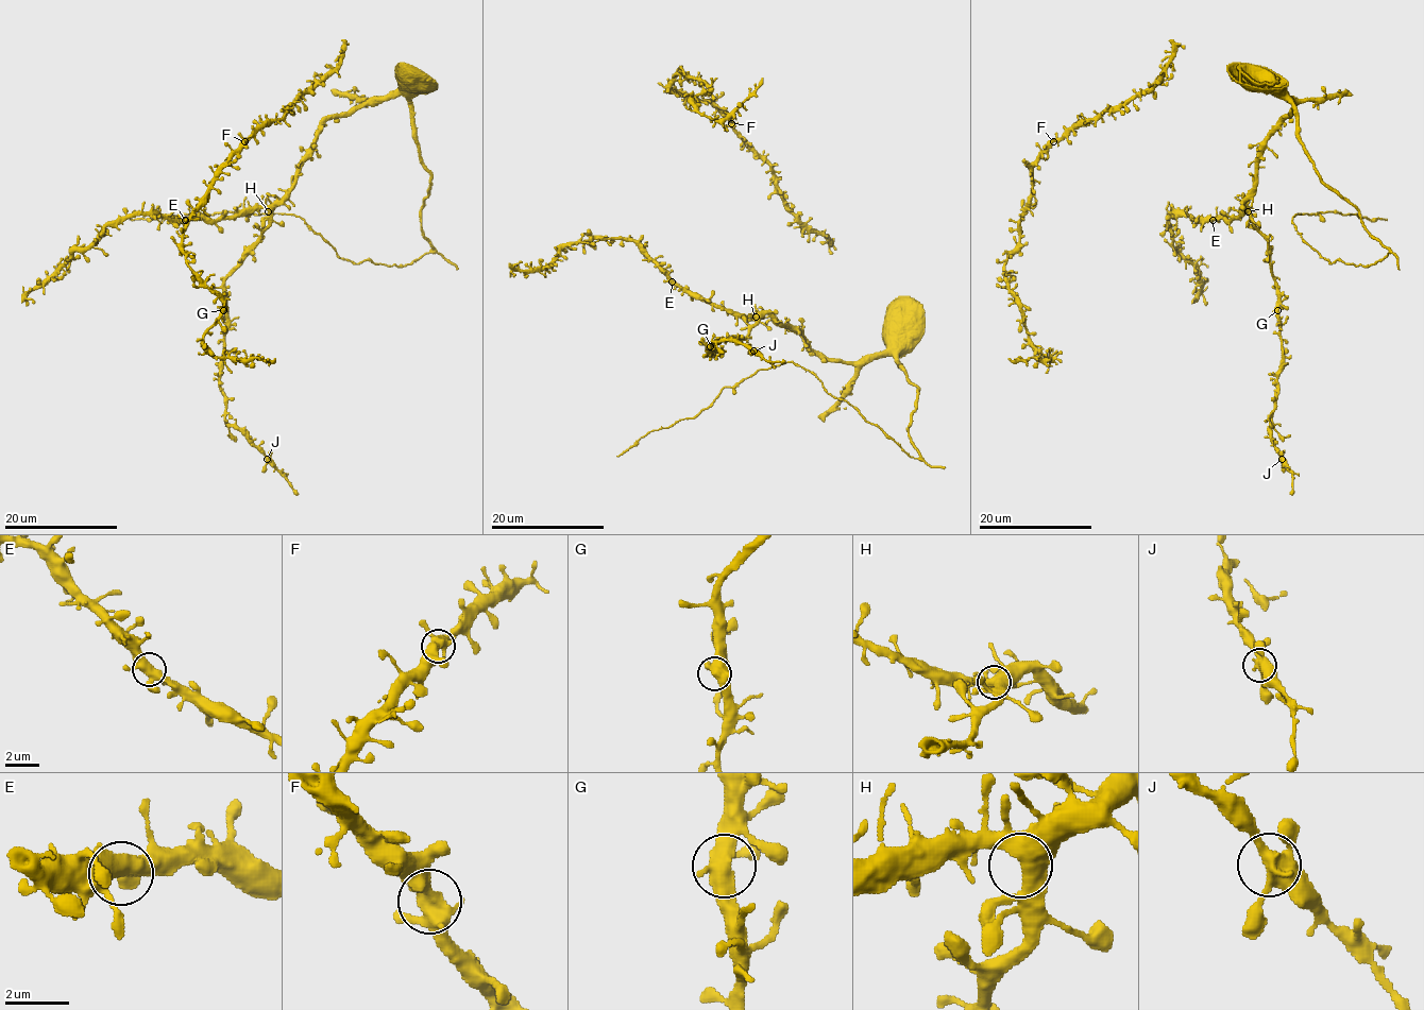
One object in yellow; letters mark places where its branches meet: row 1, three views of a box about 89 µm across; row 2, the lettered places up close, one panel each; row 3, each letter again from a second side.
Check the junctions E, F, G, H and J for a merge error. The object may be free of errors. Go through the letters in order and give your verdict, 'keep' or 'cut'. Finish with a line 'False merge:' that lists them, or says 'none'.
E: keep
F: keep
G: keep
H: keep
J: keep
False merge: none

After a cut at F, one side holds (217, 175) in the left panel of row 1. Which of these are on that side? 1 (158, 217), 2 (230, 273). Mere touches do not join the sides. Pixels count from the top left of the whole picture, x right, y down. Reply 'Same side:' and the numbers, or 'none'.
Same side: none

